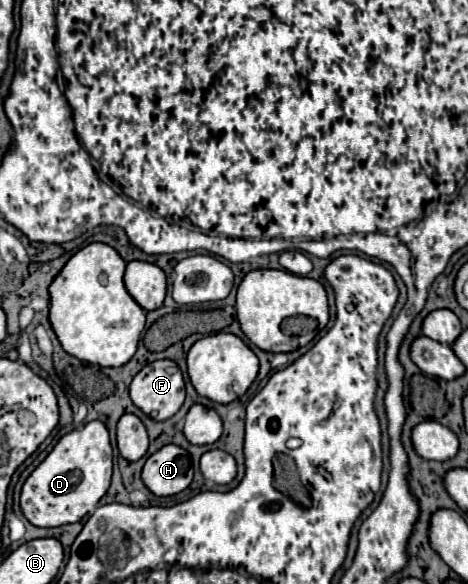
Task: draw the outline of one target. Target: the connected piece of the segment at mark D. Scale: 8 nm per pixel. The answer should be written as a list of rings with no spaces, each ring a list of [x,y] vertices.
[[[94,419],[94,421],[88,421],[86,425],[82,425],[80,429],[72,429],[70,433],[60,437],[58,443],[54,445],[54,449],[48,453],[48,457],[30,473],[30,477],[26,479],[22,493],[20,493],[22,513],[36,527],[58,527],[58,525],[66,525],[66,523],[76,523],[84,515],[94,511],[100,497],[108,491],[110,477],[112,477],[112,447],[110,447],[108,429],[102,421]]]

